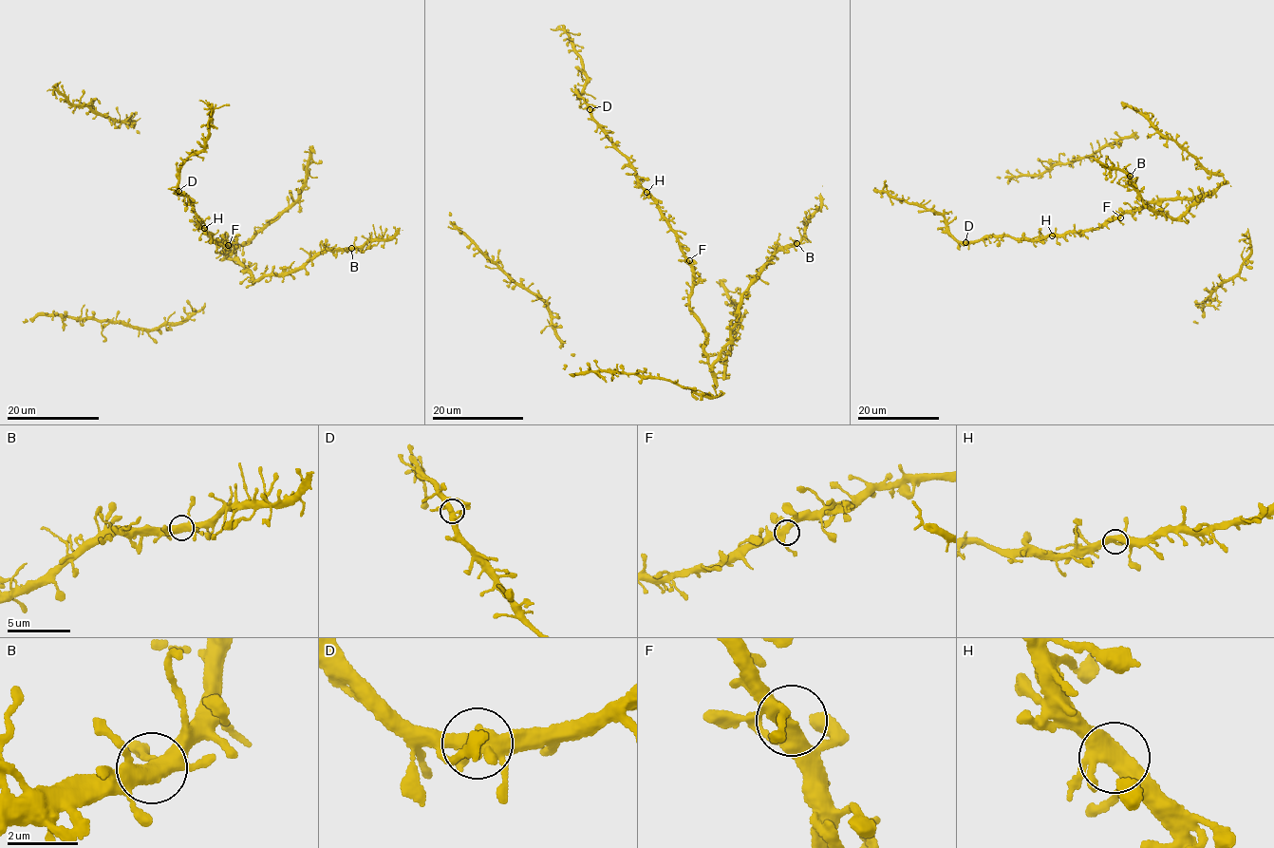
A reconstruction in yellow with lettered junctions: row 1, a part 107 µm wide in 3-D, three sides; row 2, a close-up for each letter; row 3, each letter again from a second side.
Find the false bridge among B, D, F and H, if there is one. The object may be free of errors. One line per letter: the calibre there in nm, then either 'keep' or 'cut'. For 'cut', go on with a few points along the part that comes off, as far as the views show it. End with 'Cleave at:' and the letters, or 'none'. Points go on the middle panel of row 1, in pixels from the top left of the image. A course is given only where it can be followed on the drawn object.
B: 400 nm thick; keep
D: 400 nm thick; keep
F: 400 nm thick; keep
H: 440 nm thick; keep
Cleave at: none

